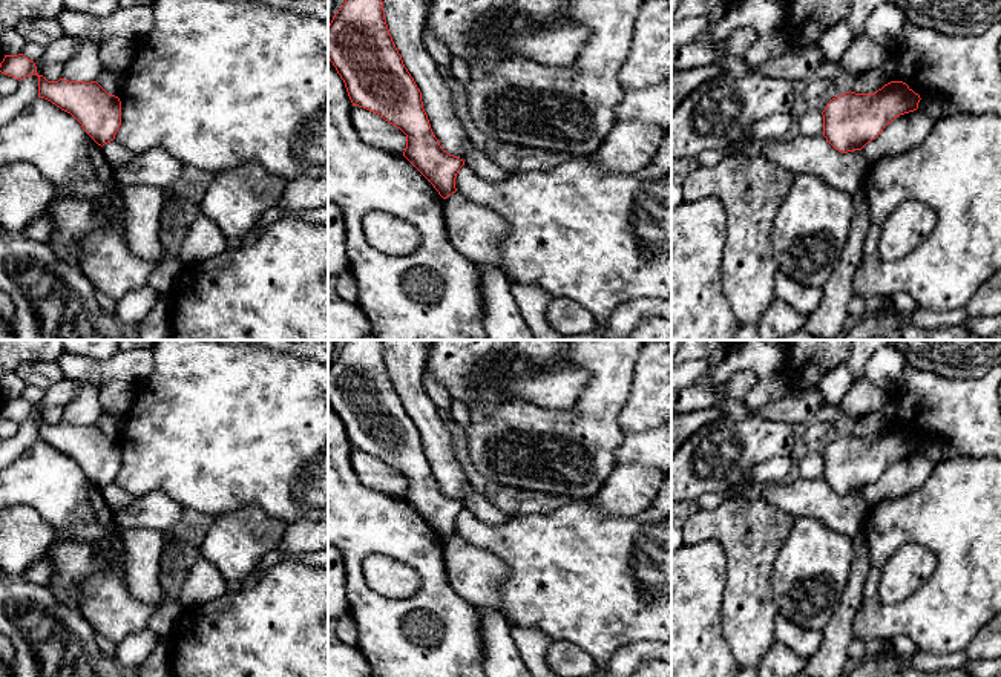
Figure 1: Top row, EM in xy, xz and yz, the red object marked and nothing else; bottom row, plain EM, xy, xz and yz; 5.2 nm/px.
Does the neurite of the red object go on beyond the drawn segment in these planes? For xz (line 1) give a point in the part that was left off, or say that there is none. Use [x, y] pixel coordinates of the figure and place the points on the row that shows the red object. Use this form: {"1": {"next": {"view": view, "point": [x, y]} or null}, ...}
{"1": {"next": null}}

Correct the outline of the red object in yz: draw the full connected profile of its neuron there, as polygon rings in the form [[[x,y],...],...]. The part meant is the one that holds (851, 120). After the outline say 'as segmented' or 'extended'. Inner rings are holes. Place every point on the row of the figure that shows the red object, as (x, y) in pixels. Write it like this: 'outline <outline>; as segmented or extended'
outline [[[891,81],[874,93],[846,92],[832,98],[823,115],[823,136],[839,152],[862,150],[897,116],[920,110],[934,121],[949,110],[947,101],[921,98],[903,81]]]; extended

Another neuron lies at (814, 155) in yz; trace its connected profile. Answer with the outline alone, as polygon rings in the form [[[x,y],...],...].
[[[823,135],[766,141],[760,156],[796,175],[816,175],[851,196],[865,185],[868,161],[863,152],[842,153]]]

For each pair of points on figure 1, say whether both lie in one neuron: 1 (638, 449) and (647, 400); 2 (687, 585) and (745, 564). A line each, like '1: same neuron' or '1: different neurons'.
1: different neurons
2: different neurons

